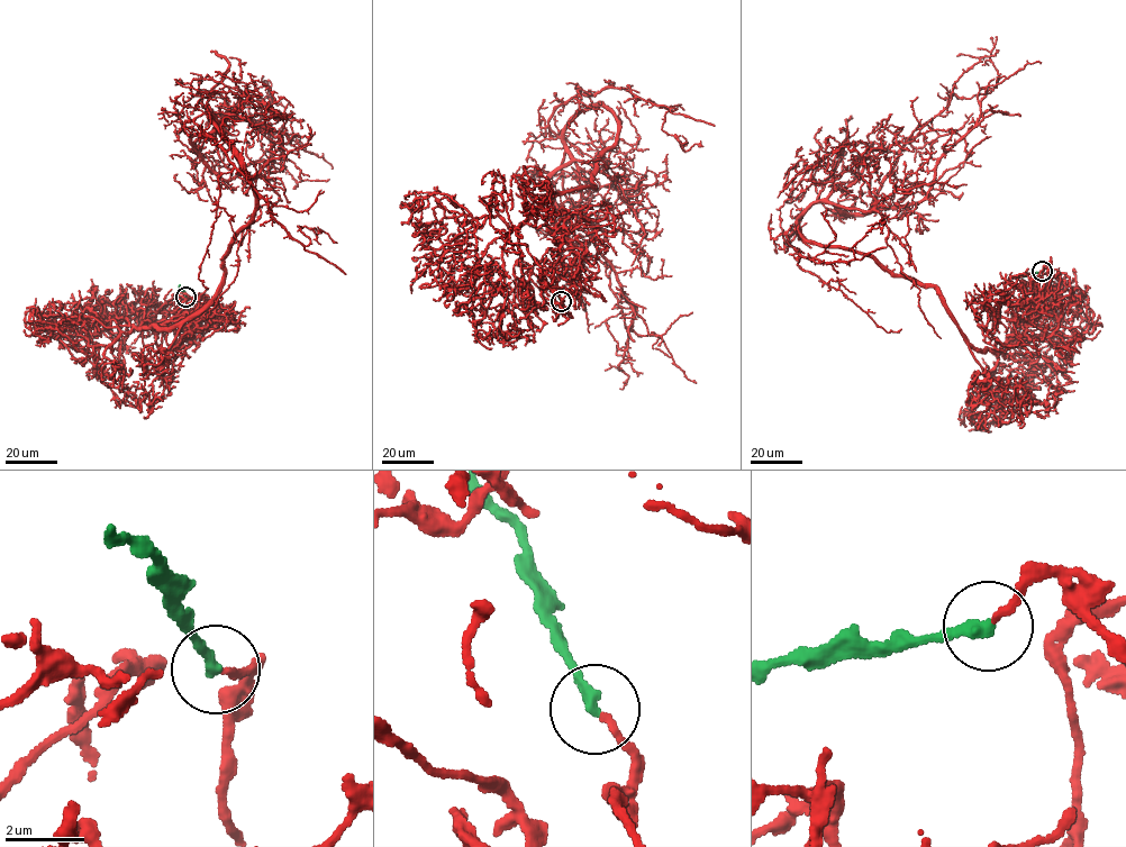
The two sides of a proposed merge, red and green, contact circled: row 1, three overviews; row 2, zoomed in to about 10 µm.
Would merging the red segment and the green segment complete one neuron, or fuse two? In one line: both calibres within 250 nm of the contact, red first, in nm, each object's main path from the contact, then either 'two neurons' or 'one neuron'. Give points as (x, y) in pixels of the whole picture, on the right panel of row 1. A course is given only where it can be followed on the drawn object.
calibres 170 and 300 nm; course red (1043, 271), (1070, 280), (1059, 325), (975, 348), (932, 287), (797, 218), (922, 200), (981, 87), (1041, 63); course green (1042, 271), (1018, 276); one neuron

